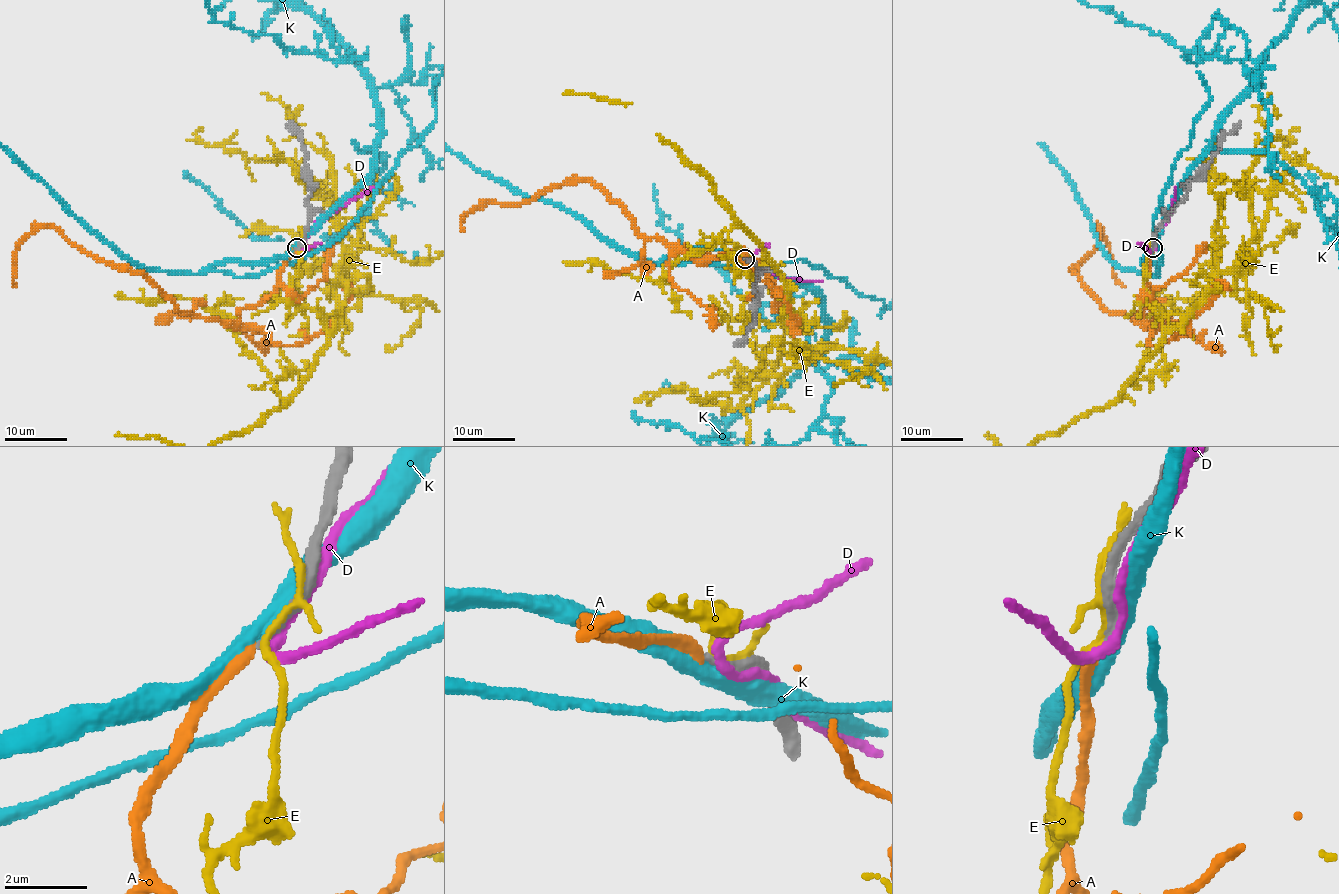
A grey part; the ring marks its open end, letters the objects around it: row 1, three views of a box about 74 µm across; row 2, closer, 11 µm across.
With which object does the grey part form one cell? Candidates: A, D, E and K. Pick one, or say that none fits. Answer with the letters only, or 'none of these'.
A

